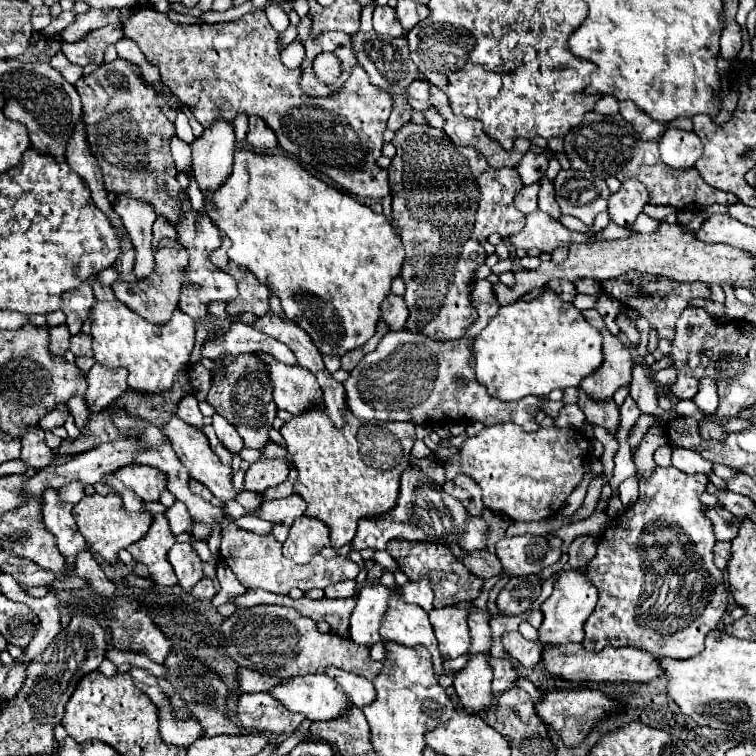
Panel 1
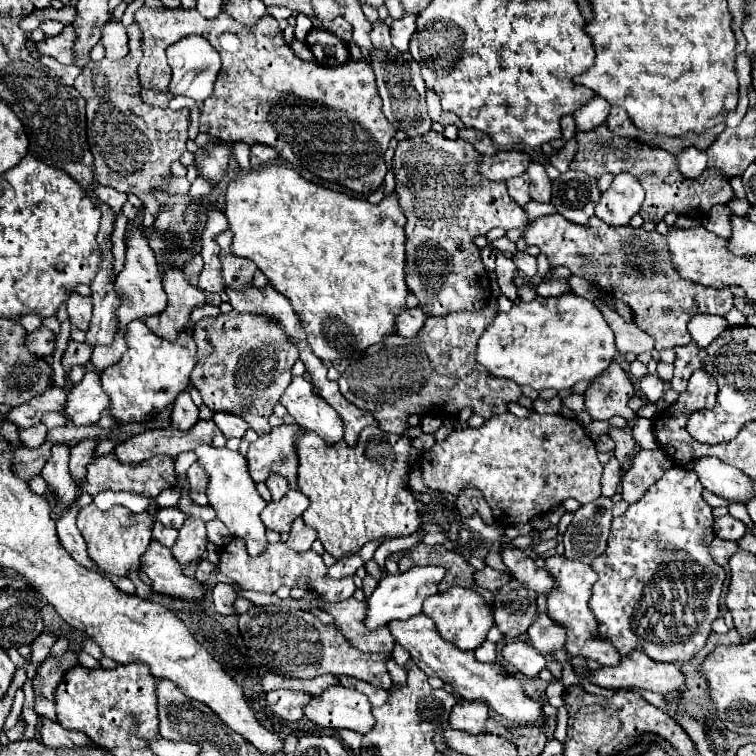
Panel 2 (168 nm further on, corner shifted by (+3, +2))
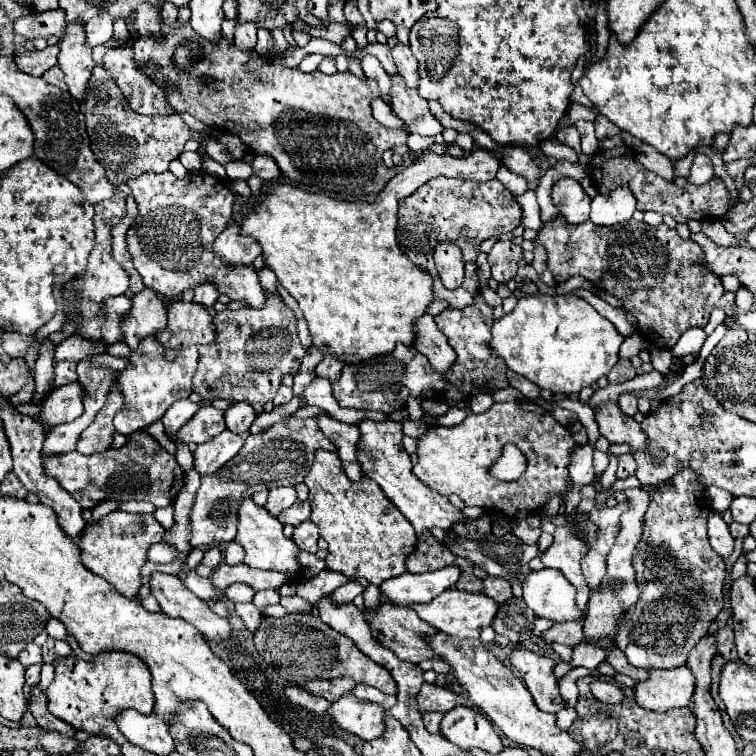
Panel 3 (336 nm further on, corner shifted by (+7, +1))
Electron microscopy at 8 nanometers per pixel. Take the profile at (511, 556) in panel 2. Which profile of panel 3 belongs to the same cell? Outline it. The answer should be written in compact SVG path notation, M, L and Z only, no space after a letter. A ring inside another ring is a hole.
M533 571L523 585L523 599L537 617L561 621L579 621L585 617L575 603L575 587L557 571Z

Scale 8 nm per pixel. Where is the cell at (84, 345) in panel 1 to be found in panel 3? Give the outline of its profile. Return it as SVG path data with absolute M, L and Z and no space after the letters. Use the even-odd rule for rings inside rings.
M61 361L61 363L55 365L55 385L57 387L73 383L75 379L77 379L77 373L75 373L71 361Z

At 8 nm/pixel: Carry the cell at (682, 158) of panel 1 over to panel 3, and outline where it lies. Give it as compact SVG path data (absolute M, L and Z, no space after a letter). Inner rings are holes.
M697 153L695 161L693 161L693 167L691 167L691 175L689 175L687 181L695 183L695 185L705 185L713 177L715 177L715 171L713 171L711 159L707 155L703 155L703 153Z

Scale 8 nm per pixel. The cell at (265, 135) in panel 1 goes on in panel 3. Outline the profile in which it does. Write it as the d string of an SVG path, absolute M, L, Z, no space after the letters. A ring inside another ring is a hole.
M255 155L255 161L251 163L251 167L253 167L253 175L259 175L263 181L275 181L281 177L281 171L273 161L273 157Z

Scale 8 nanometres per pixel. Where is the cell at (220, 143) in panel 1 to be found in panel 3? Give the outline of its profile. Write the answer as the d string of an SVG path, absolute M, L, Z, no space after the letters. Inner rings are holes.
M201 285L201 287L195 289L195 297L193 297L193 301L209 309L209 307L213 307L213 303L217 301L217 297L219 297L219 293L217 293L215 285Z

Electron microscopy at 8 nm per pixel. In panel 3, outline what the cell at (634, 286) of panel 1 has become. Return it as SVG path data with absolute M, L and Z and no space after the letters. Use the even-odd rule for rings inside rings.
M561 217L553 223L545 223L535 239L547 249L547 267L555 277L561 275L565 267L565 279L555 281L563 283L571 275L581 275L599 289L609 291L637 317L641 335L651 343L673 347L687 329L705 327L715 307L725 309L727 317L735 315L735 293L725 291L721 279L705 267L701 247L681 239L677 231L665 223L659 227L635 219L613 227L597 227L591 221L583 225L565 223L565 245L561 227Z

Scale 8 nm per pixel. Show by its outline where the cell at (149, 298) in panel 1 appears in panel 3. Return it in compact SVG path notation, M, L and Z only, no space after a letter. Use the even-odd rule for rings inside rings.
M177 301L169 305L169 325L157 341L169 349L183 349L189 345L215 343L215 325L209 311L201 305Z

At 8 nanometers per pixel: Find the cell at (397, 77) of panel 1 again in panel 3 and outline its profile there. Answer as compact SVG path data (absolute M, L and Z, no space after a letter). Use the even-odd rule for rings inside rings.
M399 75L393 81L395 81L395 87L391 89L391 93L393 93L391 109L399 119L403 119L407 123L409 133L419 133L419 135L439 135L439 133L443 133L445 129L431 115L427 99L423 99L417 91L403 85Z

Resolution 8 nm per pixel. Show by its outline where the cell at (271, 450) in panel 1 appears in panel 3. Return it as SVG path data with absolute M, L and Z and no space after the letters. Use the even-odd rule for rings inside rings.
M289 417L287 423L275 423L273 427L269 427L263 433L257 435L249 435L245 445L241 447L241 451L227 461L219 471L215 471L213 475L205 475L201 477L201 487L197 491L195 497L195 505L191 509L191 547L199 547L199 545L207 545L213 541L221 541L221 543L229 543L235 539L237 533L237 507L241 505L241 501L257 491L269 491L275 481L283 481L283 485L297 485L305 479L305 475L311 471L311 465L315 461L315 451L317 449L325 449L331 453L337 453L337 447L321 433L317 419L295 419Z

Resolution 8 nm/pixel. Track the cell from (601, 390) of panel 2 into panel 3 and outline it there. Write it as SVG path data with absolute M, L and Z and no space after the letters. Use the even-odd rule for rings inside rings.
M603 403L599 407L601 407L601 413L597 415L597 425L599 425L599 433L605 439L609 439L611 443L627 443L631 445L633 455L637 451L645 451L655 461L663 463L667 453L659 447L647 447L647 437L641 431L639 423L631 417L625 417L617 407L617 403Z

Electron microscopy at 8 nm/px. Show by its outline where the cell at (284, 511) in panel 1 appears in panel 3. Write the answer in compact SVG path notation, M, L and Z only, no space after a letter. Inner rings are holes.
M297 501L295 505L291 505L289 509L285 509L285 513L281 513L281 517L277 517L283 525L301 525L303 521L307 521L311 515L311 507L307 501Z

